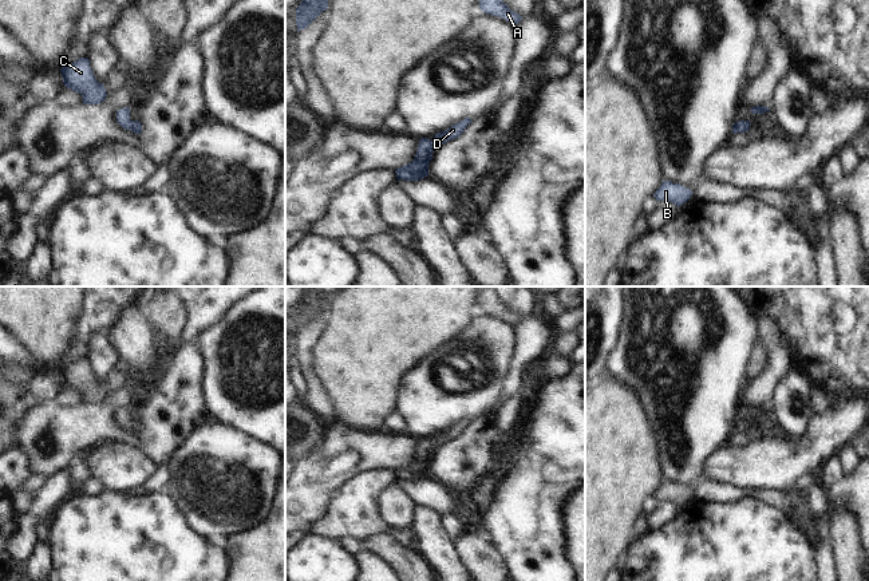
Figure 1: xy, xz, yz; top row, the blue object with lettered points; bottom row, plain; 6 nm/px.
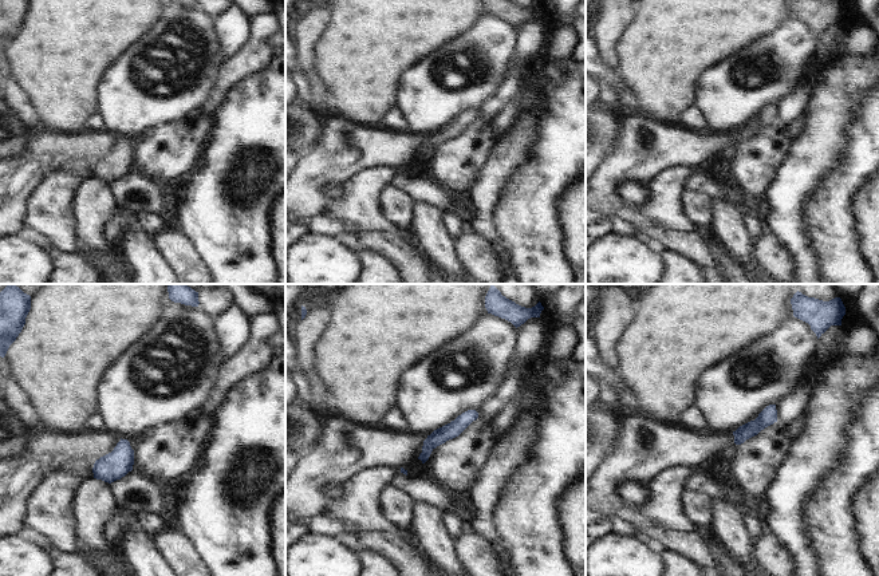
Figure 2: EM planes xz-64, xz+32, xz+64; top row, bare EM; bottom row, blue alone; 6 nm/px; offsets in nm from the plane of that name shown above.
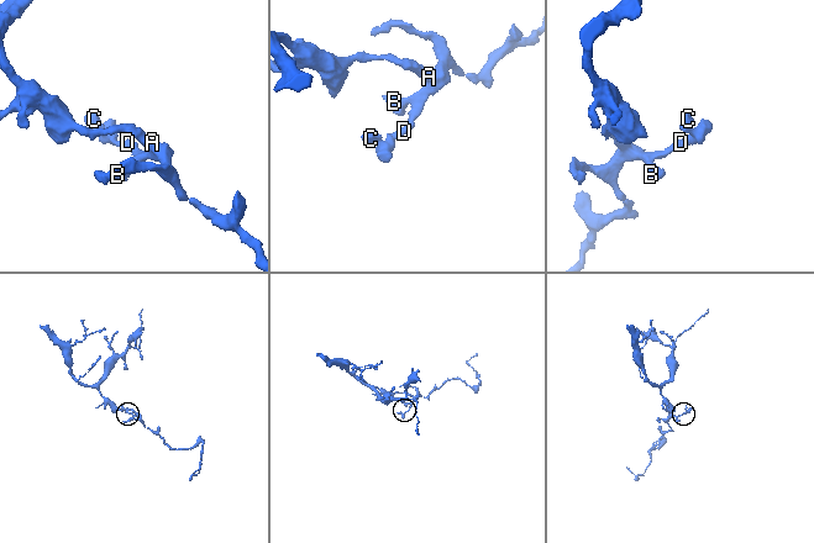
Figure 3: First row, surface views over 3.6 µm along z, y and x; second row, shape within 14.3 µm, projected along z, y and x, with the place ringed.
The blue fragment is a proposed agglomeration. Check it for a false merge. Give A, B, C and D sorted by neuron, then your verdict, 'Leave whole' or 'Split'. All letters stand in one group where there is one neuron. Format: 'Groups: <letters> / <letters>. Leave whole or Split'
Groups: A B C D. Leave whole.

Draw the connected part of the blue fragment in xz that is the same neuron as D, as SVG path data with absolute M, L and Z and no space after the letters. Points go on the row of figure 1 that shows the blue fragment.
M465 118L463 120L453 124L450 129L437 133L431 141L428 138L420 138L414 161L395 169L396 179L419 181L427 177L432 151L446 142L458 138L470 123L471 119Z

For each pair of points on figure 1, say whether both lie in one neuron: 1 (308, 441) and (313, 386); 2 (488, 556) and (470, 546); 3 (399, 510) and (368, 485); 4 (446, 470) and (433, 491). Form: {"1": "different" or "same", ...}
{"1": "different", "2": "same", "3": "different", "4": "different"}

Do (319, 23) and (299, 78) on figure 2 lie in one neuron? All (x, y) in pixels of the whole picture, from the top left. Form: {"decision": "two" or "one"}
{"decision": "two"}

